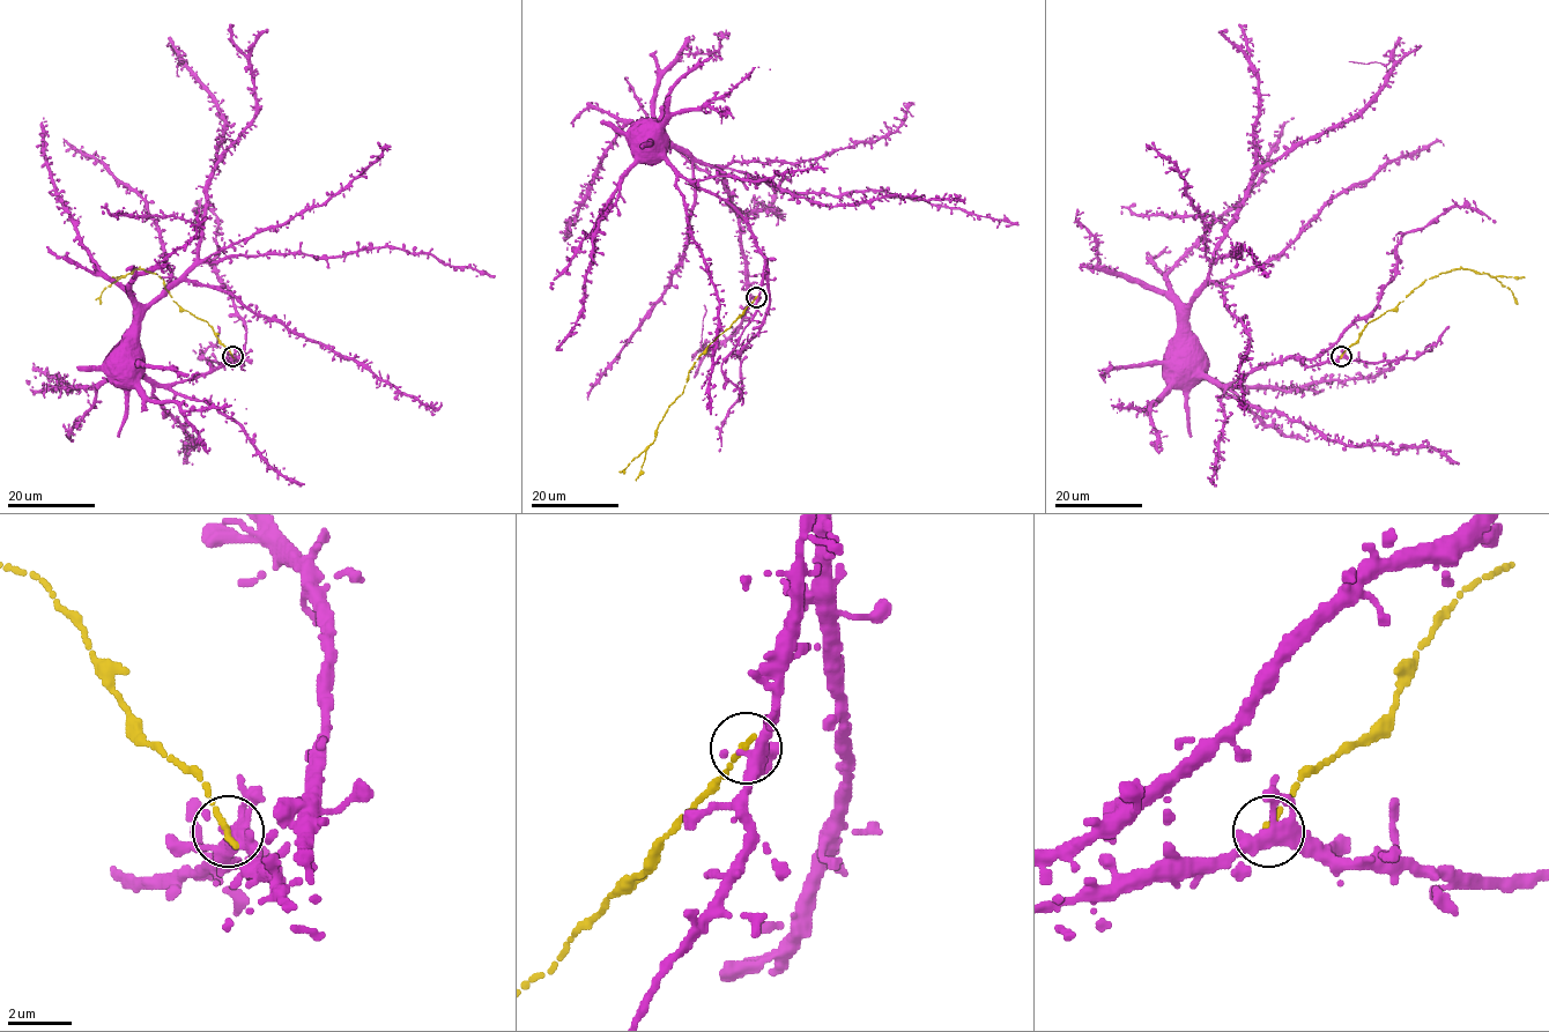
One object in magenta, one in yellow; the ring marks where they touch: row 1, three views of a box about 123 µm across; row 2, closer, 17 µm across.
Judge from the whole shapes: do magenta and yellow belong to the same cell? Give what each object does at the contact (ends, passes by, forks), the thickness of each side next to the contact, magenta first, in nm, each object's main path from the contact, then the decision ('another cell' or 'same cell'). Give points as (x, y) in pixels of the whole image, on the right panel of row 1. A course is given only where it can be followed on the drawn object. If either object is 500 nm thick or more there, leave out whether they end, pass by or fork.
magenta forks | yellow ends | 280/260 nm | magenta via (1342, 356), (1280, 359), (1217, 385), (1200, 370), (1187, 318), (1250, 180), (1354, 116), (1392, 61), (1349, 61) | yellow via (1341, 356), (1369, 323), (1392, 310), (1425, 281), (1454, 269), (1488, 273), (1512, 291), (1517, 304) | same cell

